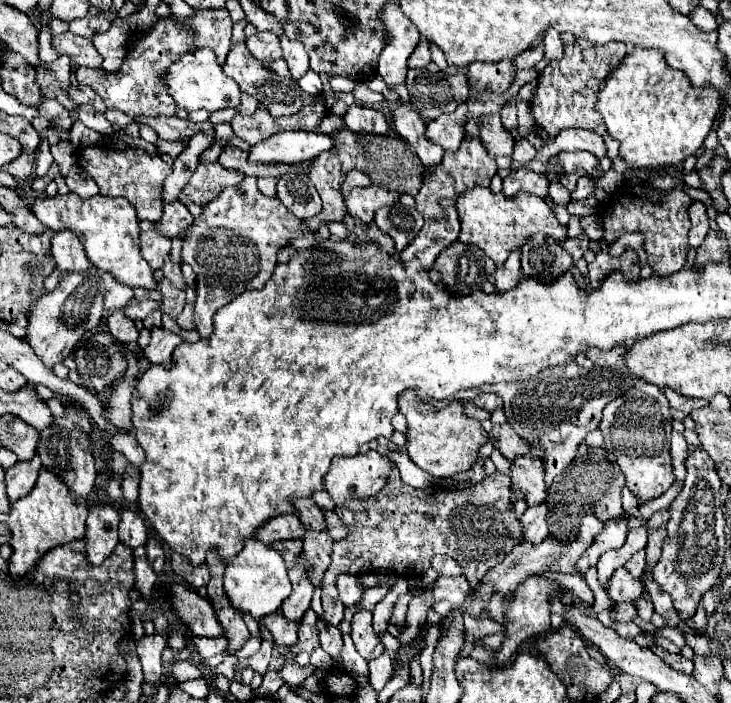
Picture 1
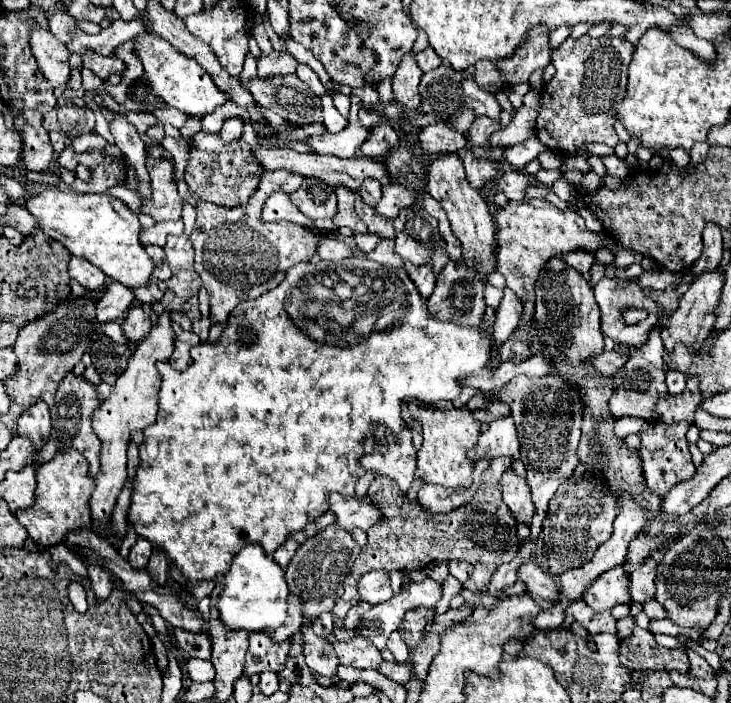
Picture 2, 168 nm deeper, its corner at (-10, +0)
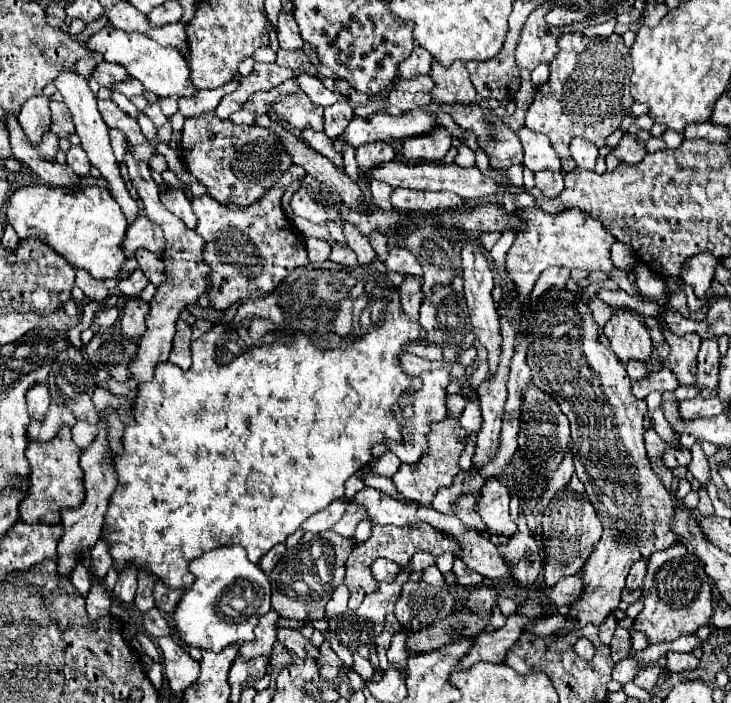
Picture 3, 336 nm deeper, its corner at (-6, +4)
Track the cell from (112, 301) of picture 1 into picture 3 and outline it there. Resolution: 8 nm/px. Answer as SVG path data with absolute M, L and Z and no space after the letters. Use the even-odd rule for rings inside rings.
M108 306L94 314L94 324L98 324L98 326L112 326L116 320L118 320L118 308L114 308L114 306Z

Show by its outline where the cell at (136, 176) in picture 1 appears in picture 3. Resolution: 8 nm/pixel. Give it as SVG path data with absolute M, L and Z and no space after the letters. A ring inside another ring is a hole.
M170 190L170 192L162 192L162 204L174 214L178 216L188 228L196 228L198 218L192 212L190 200L186 198L186 194L182 190Z

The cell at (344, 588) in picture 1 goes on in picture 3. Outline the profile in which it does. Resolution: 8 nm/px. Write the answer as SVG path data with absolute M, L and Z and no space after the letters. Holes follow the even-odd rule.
M378 558L372 564L372 574L374 574L374 578L378 582L384 582L384 580L386 582L392 582L398 576L398 572L400 572L400 566L396 562L386 560L386 558Z

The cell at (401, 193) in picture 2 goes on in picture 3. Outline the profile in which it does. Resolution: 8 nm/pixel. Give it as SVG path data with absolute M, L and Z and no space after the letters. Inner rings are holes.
M396 188L392 192L392 206L402 212L436 212L448 206L462 206L464 200L452 192L418 192Z

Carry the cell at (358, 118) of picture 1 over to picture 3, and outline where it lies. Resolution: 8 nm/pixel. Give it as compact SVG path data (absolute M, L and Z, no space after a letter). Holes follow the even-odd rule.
M374 142L374 144L364 144L356 150L356 160L358 160L358 168L362 172L370 172L370 168L374 168L374 164L384 164L394 160L394 150L390 144L386 142Z

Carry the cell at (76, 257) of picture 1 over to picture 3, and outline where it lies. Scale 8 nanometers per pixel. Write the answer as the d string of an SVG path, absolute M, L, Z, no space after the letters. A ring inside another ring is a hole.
M76 270L76 286L94 302L104 302L108 298L108 288L102 280L94 280L88 272Z

